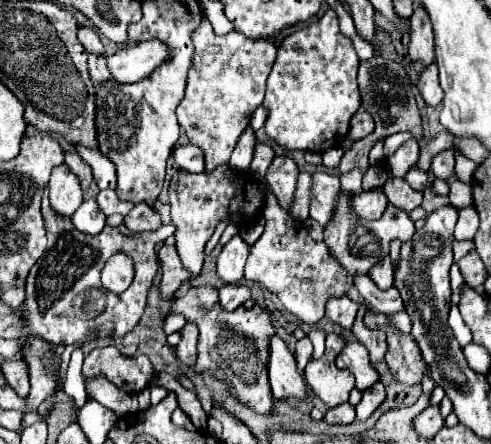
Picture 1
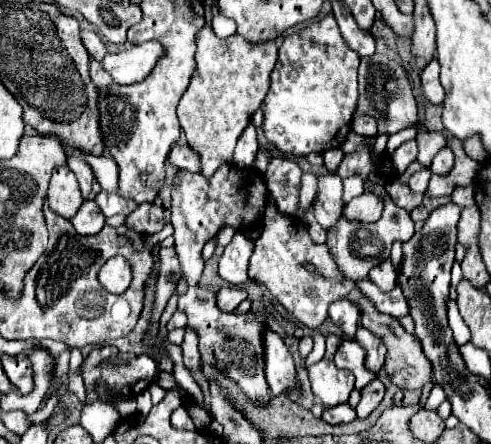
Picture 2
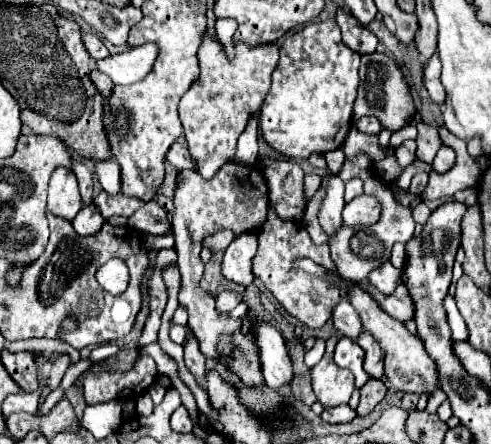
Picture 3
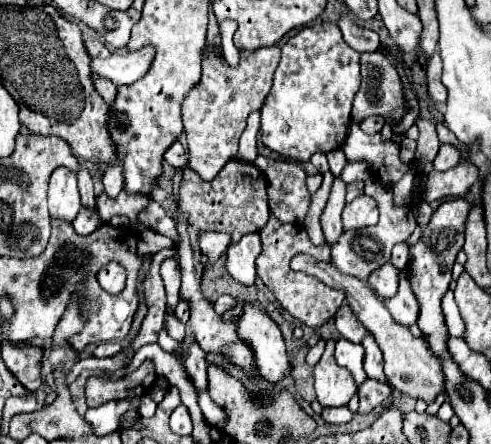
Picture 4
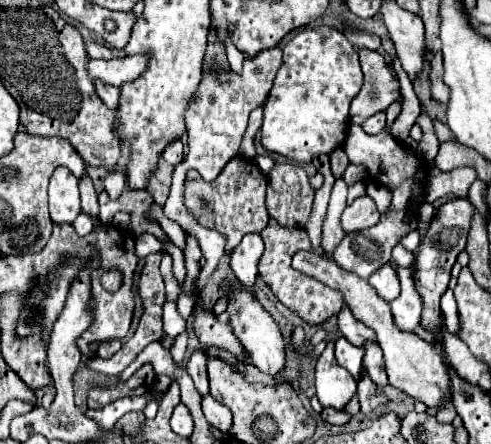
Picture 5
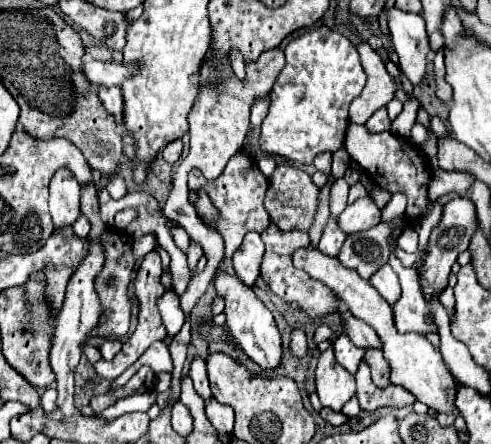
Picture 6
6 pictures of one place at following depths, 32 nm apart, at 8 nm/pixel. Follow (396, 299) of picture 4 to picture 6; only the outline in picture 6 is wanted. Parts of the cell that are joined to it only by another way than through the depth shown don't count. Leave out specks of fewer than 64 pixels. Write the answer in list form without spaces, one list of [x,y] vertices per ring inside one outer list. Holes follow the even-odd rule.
[[[392,256],[392,268],[398,272],[402,284],[402,296],[392,304],[398,332],[436,332],[438,330],[436,324],[426,316],[428,306],[420,292],[418,272],[404,268],[394,256]]]

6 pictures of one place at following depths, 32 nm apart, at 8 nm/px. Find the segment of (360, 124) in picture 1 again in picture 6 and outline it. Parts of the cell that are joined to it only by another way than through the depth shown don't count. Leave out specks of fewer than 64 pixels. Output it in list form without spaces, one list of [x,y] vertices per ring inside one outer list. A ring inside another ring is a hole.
[[[378,110],[376,114],[372,114],[366,122],[366,130],[370,130],[372,134],[378,134],[382,130],[390,130],[390,120],[388,120],[388,112],[386,110]]]

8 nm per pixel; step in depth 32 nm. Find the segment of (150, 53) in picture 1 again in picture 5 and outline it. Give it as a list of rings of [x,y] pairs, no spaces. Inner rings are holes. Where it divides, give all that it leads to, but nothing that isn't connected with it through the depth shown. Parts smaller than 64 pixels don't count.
[[[132,54],[132,56],[114,56],[110,60],[90,60],[88,72],[92,80],[104,80],[114,86],[122,86],[124,82],[132,82],[146,70],[148,54]]]

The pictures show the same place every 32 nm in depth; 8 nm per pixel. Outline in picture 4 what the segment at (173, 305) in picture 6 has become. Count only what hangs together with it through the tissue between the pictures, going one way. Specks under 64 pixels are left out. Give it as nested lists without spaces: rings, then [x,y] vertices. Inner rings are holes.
[[[166,314],[166,324],[168,324],[168,334],[176,342],[182,342],[184,340],[184,334],[186,334],[186,326],[182,322],[178,322],[174,314]]]

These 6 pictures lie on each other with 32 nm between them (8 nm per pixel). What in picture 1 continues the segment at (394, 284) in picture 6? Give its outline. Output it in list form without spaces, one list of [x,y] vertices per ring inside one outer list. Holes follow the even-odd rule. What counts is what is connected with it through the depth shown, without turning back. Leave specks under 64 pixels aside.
[[[384,256],[384,260],[380,260],[368,272],[368,276],[378,284],[378,288],[384,288],[384,290],[392,288],[392,274],[394,274],[394,266],[392,266],[392,262],[390,262],[388,256]]]

